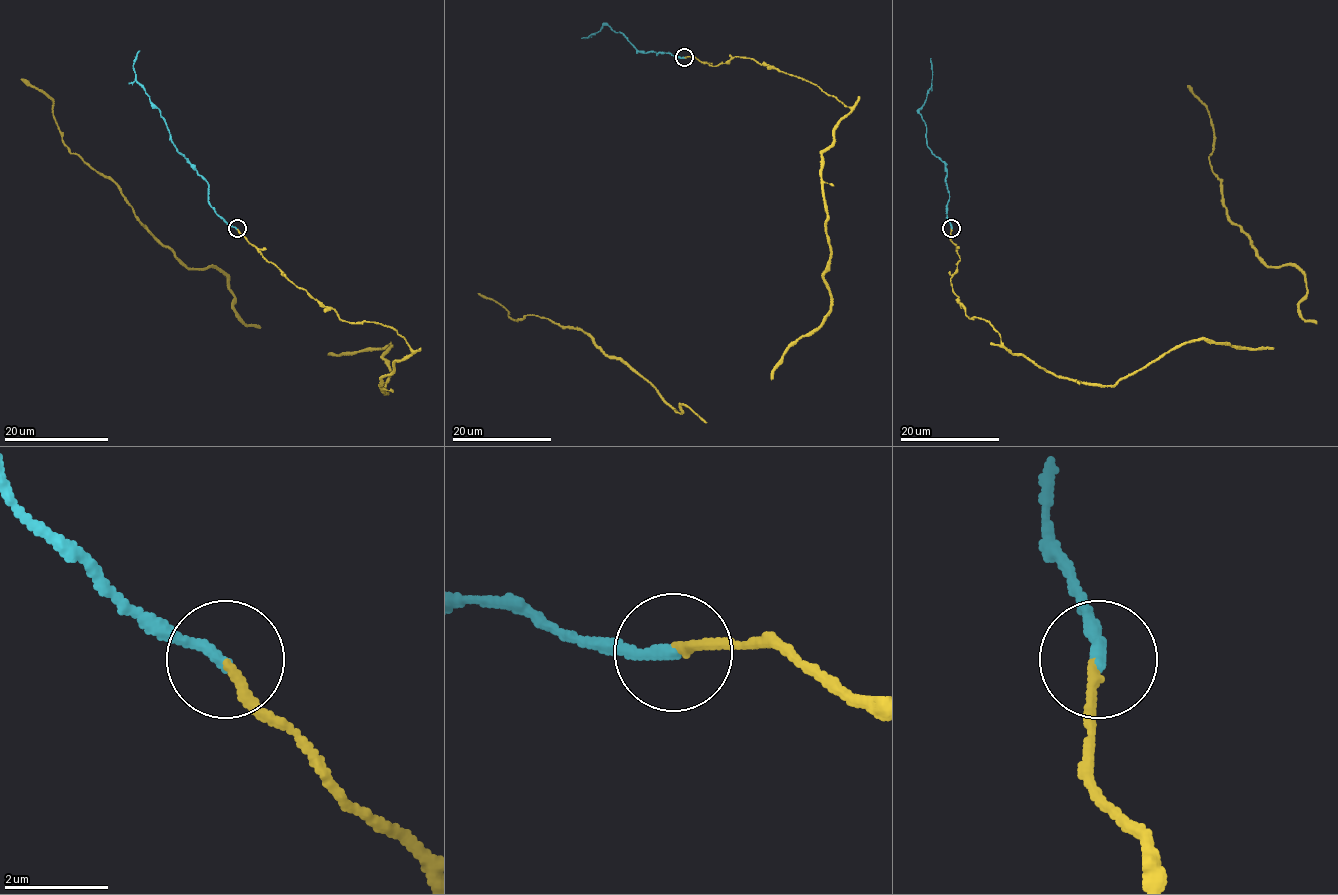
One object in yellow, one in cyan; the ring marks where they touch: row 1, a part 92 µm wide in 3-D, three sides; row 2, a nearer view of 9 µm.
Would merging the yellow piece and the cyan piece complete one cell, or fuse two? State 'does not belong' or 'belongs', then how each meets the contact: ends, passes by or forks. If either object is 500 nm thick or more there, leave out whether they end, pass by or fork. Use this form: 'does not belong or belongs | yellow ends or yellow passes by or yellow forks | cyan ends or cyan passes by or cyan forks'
belongs | yellow ends | cyan ends

